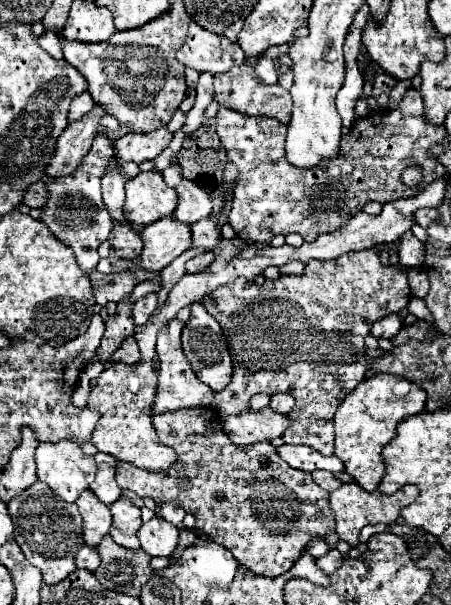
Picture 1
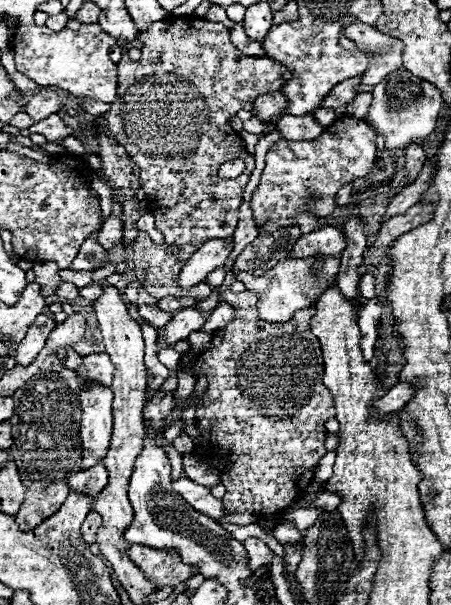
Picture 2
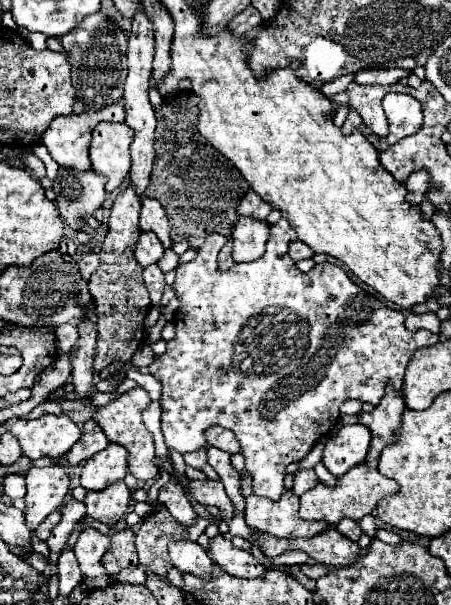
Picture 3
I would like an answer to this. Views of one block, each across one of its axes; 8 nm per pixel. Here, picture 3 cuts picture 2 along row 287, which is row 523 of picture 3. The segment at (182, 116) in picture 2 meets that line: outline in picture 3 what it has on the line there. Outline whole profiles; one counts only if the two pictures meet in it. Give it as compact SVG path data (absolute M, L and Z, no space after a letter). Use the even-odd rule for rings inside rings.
M156 506L154 512L142 520L142 526L136 534L140 566L166 582L166 574L172 568L168 562L168 544L174 540L196 542L209 524L207 519L198 516L190 526L184 526L170 516L166 506Z

